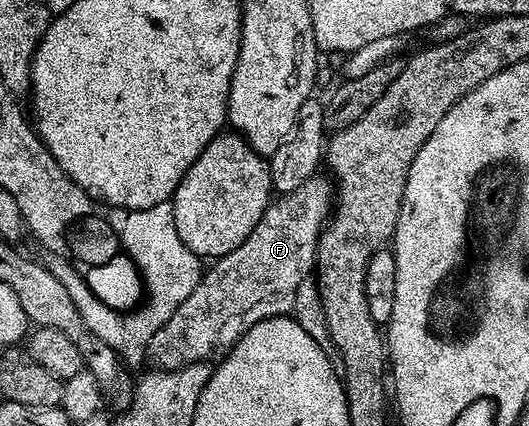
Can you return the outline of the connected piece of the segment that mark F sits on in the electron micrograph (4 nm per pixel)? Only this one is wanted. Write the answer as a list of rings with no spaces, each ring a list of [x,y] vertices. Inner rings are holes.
[[[314,175],[295,191],[270,200],[263,219],[235,251],[216,258],[200,283],[179,303],[175,315],[155,331],[147,357],[161,371],[176,371],[196,361],[216,362],[230,353],[242,333],[268,317],[293,312],[295,291],[314,272],[317,239],[335,204],[335,185],[328,176]]]

